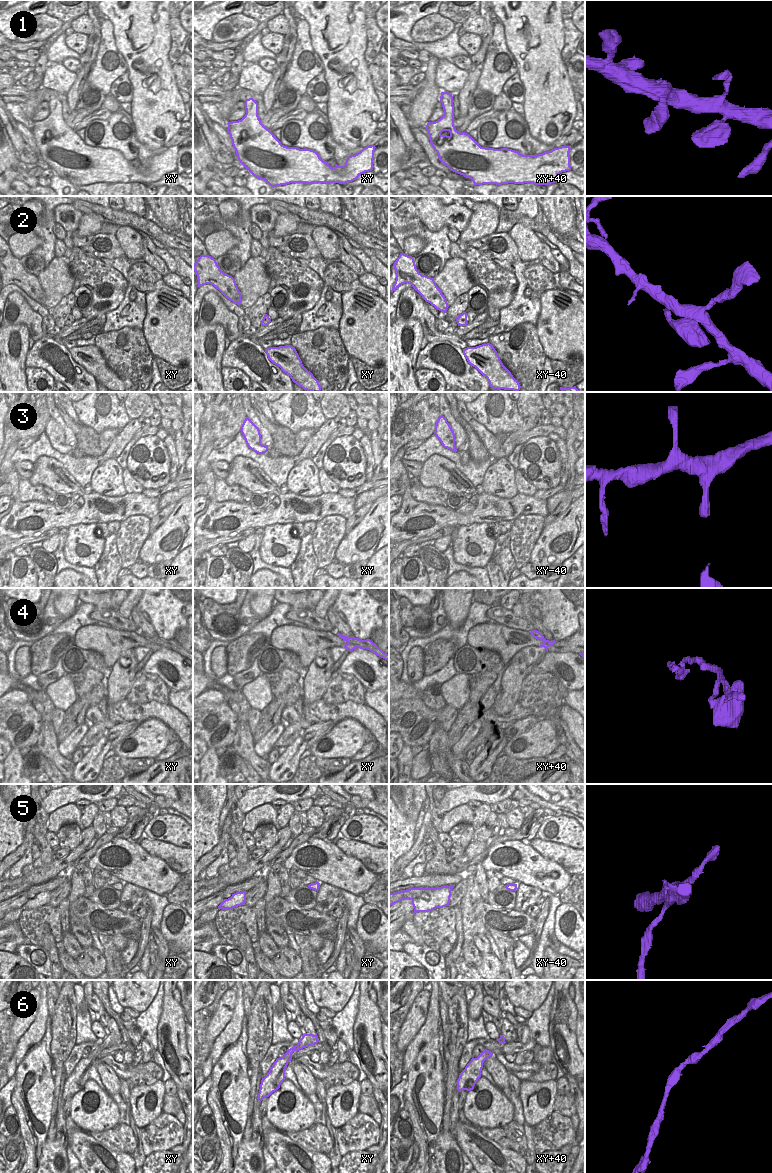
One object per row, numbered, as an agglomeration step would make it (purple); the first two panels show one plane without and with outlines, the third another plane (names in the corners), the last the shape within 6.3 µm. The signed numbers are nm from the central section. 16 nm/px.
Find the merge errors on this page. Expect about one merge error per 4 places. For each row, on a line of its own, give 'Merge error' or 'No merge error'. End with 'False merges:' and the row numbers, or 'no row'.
1: No merge error
2: No merge error
3: No merge error
4: No merge error
5: No merge error
6: No merge error
False merges: no row.

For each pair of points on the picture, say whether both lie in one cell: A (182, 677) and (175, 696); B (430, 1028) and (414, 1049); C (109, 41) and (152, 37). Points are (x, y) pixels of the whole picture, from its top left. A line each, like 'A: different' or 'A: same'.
A: different
B: same
C: different

